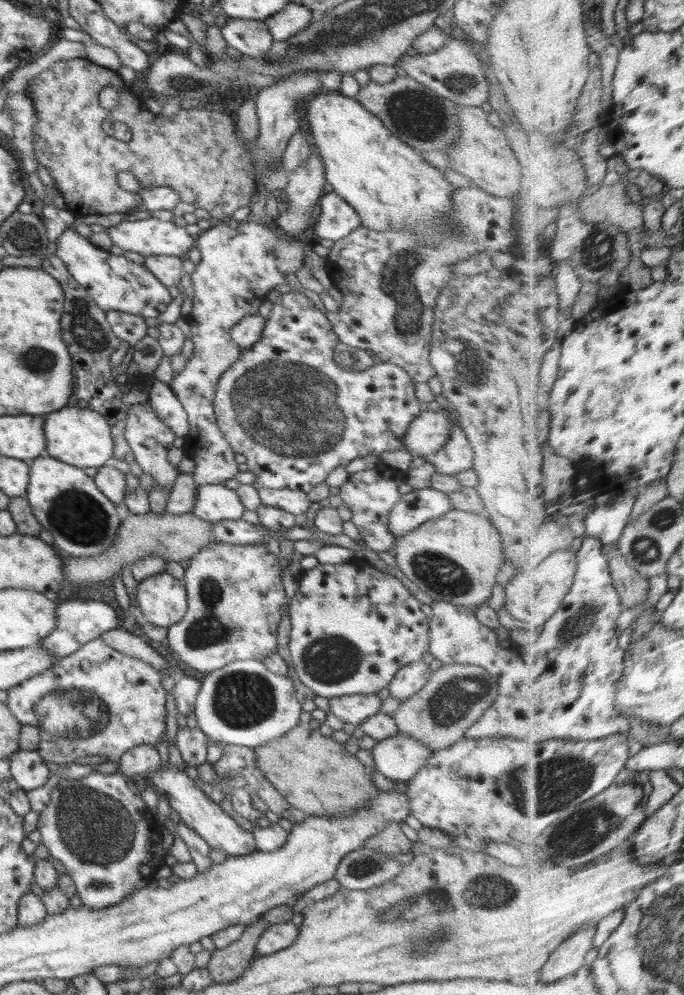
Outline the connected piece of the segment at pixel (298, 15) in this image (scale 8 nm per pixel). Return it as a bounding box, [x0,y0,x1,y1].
[265,1,314,40]

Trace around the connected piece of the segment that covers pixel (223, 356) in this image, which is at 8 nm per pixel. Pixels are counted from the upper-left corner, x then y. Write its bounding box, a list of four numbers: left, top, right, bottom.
[169,221,304,485]

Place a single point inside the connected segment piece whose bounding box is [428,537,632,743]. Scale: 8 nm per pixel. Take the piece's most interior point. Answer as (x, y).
(564, 687)

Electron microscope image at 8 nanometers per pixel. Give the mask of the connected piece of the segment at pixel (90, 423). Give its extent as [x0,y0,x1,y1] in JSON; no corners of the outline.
[44,406,114,468]

